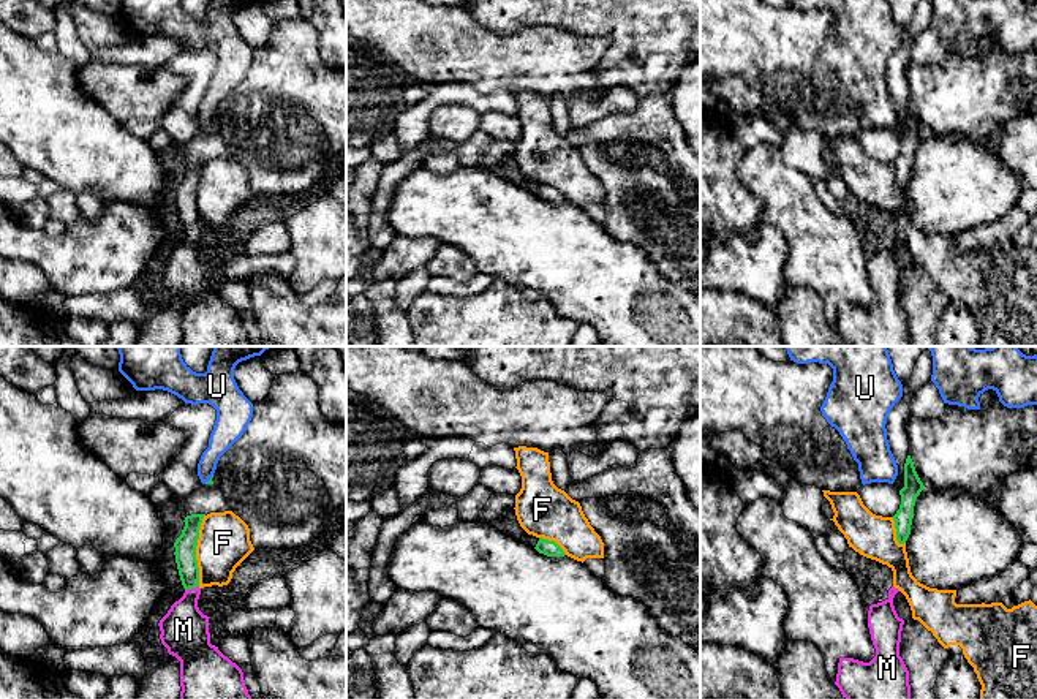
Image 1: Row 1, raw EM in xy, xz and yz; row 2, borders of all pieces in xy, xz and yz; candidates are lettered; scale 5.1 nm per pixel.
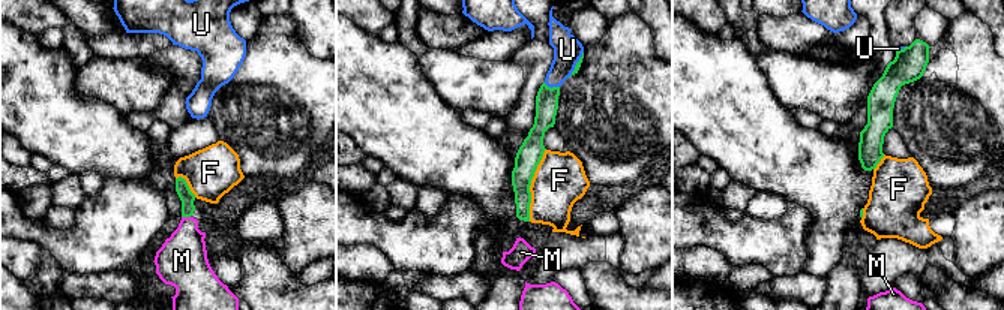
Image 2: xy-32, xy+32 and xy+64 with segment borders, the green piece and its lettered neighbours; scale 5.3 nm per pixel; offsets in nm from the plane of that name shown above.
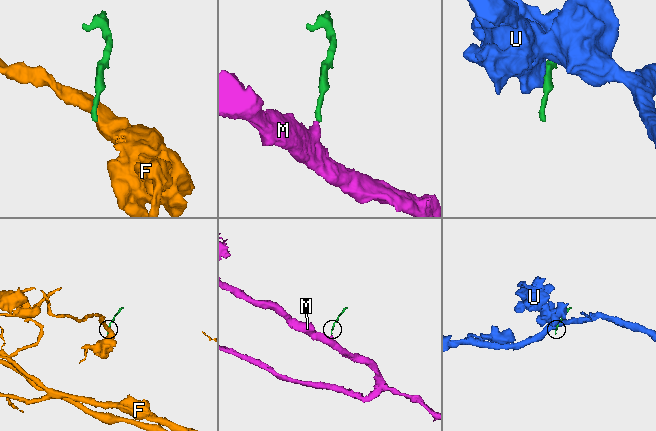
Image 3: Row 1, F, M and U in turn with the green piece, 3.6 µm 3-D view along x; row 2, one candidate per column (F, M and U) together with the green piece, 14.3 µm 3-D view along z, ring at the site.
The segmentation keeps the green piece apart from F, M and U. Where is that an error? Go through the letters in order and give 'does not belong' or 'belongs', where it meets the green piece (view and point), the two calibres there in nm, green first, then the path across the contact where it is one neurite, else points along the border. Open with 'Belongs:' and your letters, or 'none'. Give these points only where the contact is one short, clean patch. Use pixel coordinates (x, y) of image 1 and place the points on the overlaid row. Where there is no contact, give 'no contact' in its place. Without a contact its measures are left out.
Belongs: M
F: does not belong | xy (195, 551) | 110/260 nm | along xy (204, 514), (196, 546), (198, 585)
M: belongs | xy (192, 587) | 110/240 nm | across xy (185, 544), (192, 587), (184, 614), (184, 630)
U: does not belong | xy (211, 479) | 20/140 nm

